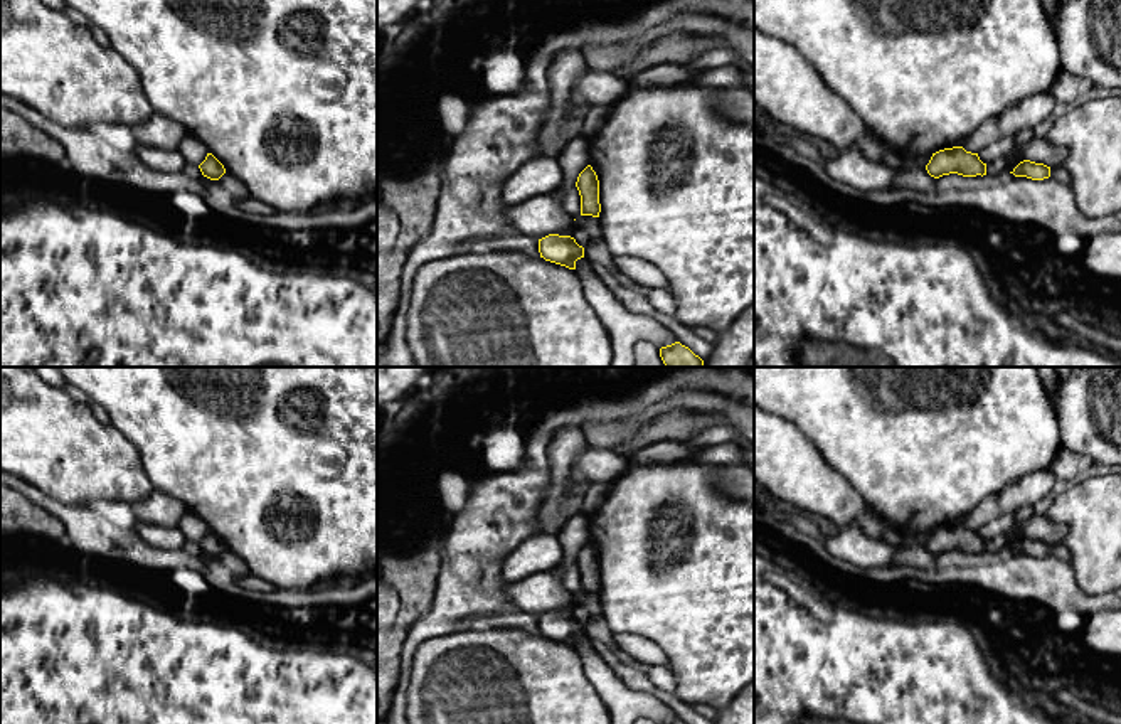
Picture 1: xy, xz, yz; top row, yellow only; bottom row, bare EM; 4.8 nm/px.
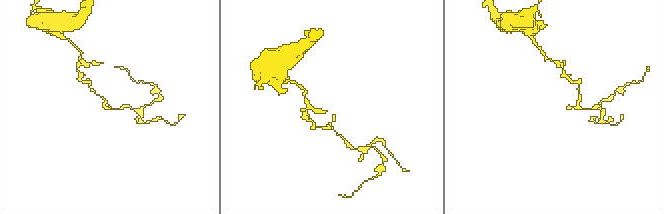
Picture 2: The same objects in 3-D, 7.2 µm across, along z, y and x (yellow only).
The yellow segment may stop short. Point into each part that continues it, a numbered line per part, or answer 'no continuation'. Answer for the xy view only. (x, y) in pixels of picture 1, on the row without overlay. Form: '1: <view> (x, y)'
no continuation

